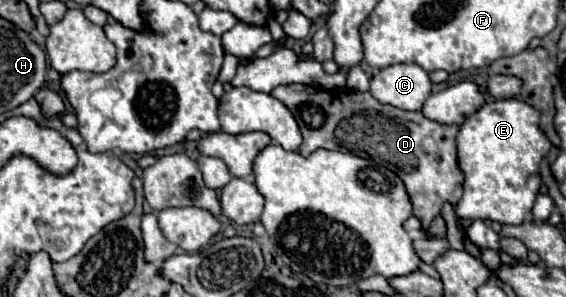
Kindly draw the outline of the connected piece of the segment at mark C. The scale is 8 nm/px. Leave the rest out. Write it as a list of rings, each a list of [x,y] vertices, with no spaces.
[[[399,63],[381,69],[371,79],[371,95],[379,103],[387,103],[405,111],[421,111],[431,95],[433,81],[429,73],[413,63]]]

